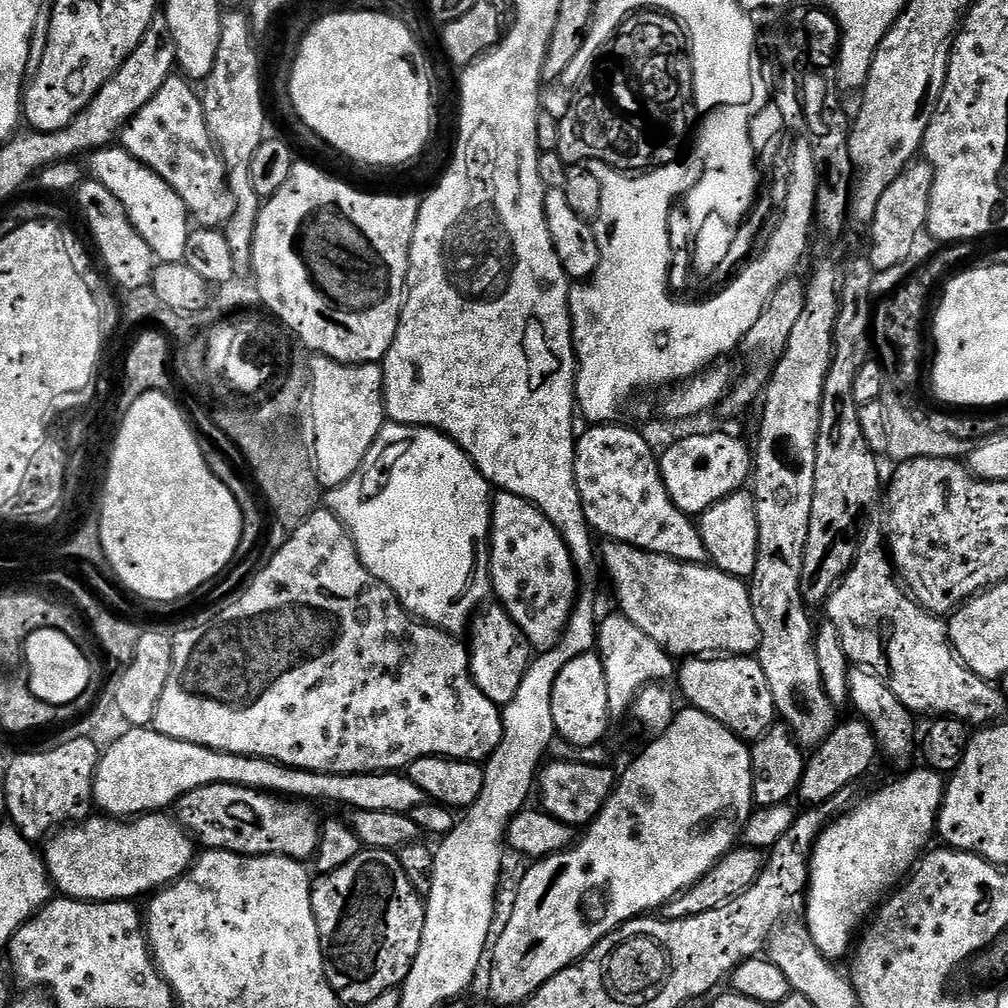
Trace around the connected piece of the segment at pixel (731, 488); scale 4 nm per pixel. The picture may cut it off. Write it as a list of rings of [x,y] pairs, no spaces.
[[[708,432],[705,436],[688,436],[672,444],[659,457],[660,473],[666,482],[666,490],[686,515],[696,518],[710,506],[732,492],[741,491],[749,483],[754,472],[754,456],[736,436],[724,432]]]

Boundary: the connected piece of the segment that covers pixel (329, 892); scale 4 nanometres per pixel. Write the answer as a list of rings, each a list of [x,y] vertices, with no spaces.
[[[377,848],[362,850],[350,858],[342,870],[321,875],[319,879],[312,885],[312,909],[320,935],[326,978],[341,1005],[366,1006],[374,1002],[378,994],[386,994],[386,990],[391,988],[399,989],[410,974],[410,966],[414,966],[414,958],[422,942],[425,905],[425,901],[414,890],[410,878],[406,878],[406,870],[402,870],[399,855]]]

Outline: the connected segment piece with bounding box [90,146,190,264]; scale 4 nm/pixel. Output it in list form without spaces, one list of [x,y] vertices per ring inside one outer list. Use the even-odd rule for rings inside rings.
[[[123,146],[98,148],[91,153],[90,160],[91,179],[106,186],[106,190],[110,190],[110,194],[114,194],[118,202],[122,202],[134,230],[138,230],[138,234],[146,238],[146,246],[150,246],[157,261],[161,264],[183,261],[190,231],[190,213],[178,193]]]

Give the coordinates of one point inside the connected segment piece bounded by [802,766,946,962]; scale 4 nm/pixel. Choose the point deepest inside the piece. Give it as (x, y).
(863, 855)

